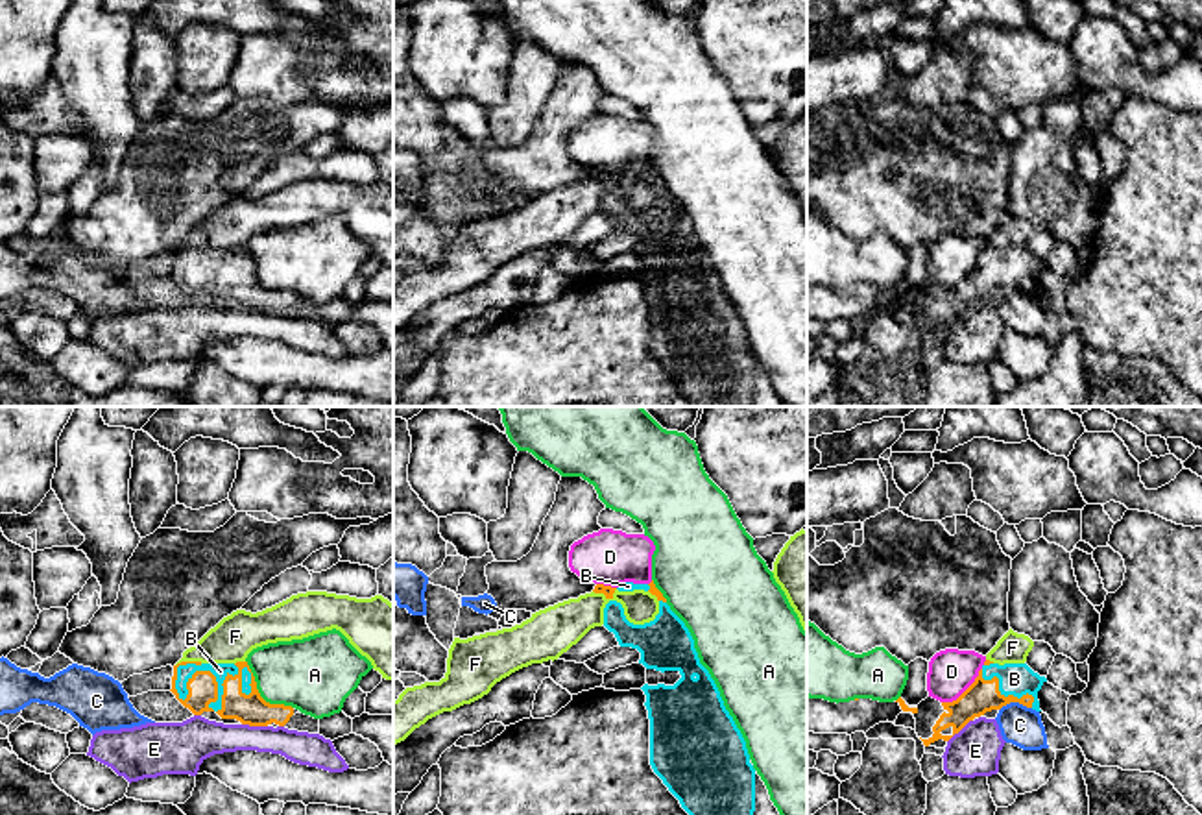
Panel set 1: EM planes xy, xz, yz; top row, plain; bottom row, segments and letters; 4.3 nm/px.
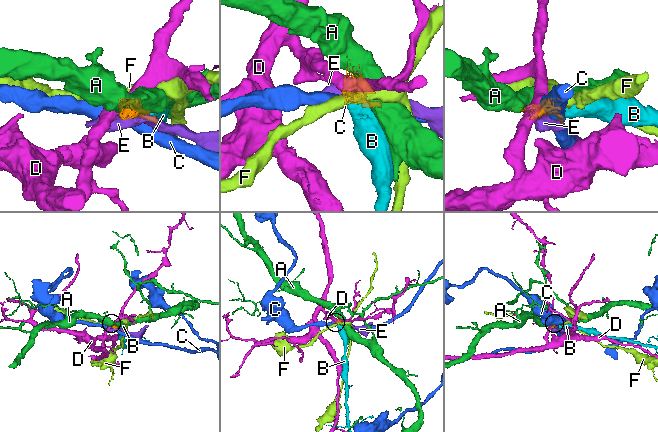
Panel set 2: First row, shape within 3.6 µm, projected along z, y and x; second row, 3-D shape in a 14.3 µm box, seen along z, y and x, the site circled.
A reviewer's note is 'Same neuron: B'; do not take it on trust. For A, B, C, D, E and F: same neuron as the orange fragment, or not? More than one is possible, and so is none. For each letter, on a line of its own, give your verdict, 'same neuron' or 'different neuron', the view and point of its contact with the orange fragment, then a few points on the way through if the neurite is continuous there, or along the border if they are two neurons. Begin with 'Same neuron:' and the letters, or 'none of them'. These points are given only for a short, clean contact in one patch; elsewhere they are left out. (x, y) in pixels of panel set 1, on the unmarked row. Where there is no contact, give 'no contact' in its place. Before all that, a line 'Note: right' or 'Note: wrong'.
Note: right
Same neuron: B
A: different neuron; contact xy (259, 279)
B: same neuron; contact xy (204, 257)
C: different neuron; contact yz (1014, 287)
D: different neuron; contact yz (966, 276); border yz (981, 254), (979, 261), (955, 285), (942, 289)
E: different neuron; contact xy (255, 311)
F: different neuron; contact xz (606, 183); border xz (615, 174), (610, 183), (593, 176)

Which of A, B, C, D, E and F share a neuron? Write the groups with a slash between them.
A / B / C / D / E / F

